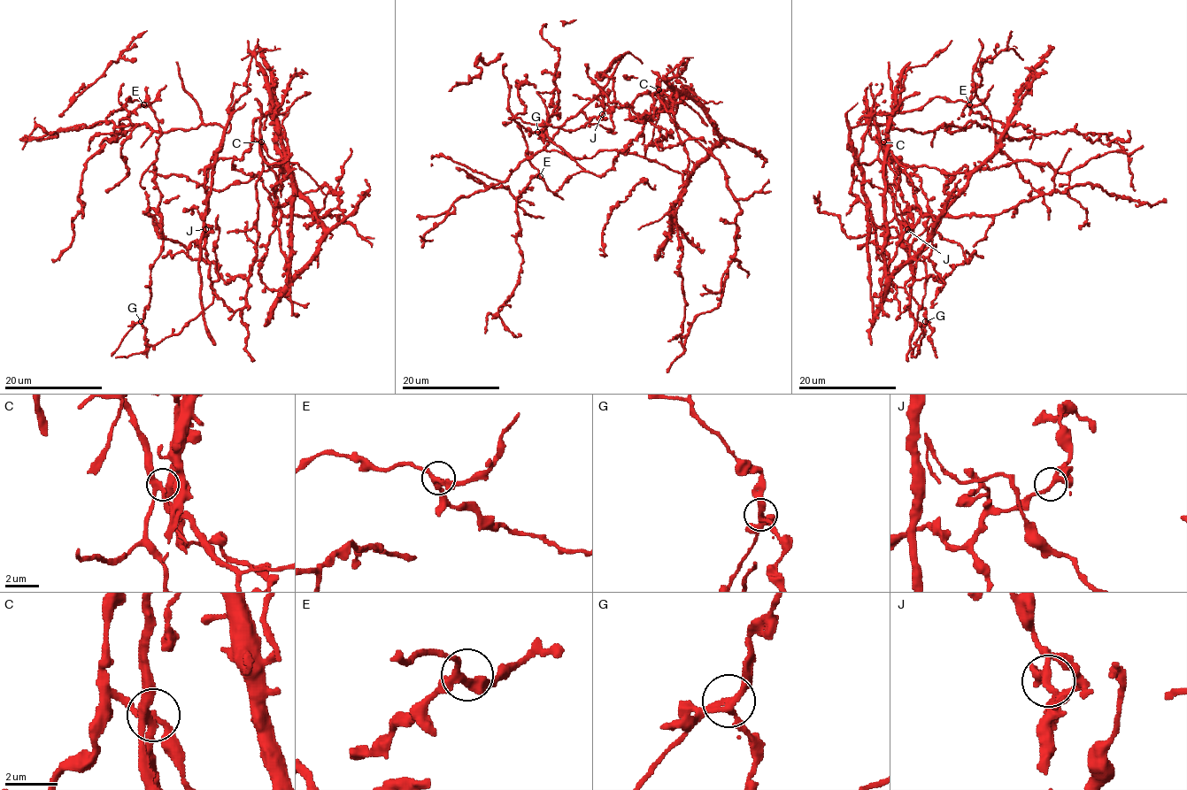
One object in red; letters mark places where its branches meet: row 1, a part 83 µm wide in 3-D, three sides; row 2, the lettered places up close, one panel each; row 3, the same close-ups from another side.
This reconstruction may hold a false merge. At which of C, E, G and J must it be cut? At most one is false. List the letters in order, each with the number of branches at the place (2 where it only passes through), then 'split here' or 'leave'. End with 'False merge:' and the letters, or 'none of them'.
C: branches 3; leave
E: branches 3; leave
G: branches 3; split here
J: branches 3; leave
False merge: G

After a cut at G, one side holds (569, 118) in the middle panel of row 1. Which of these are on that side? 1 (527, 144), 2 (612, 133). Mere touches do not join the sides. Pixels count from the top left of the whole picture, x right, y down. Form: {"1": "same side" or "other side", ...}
{"1": "same side", "2": "other side"}

